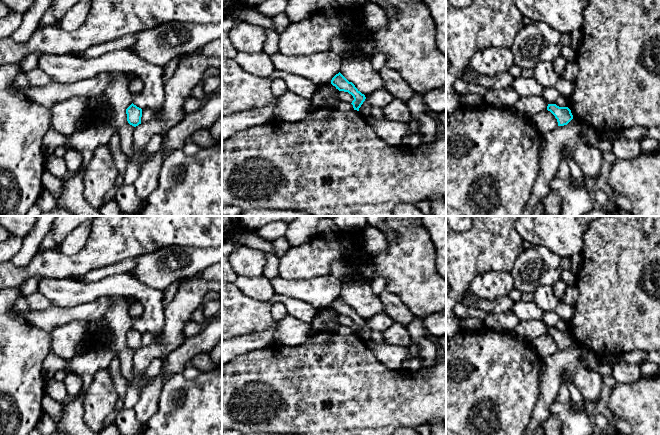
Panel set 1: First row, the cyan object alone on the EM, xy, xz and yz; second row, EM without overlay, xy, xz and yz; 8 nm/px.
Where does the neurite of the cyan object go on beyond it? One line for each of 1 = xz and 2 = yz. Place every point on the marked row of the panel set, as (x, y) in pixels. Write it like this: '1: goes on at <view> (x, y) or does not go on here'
1: does not go on here
2: does not go on here

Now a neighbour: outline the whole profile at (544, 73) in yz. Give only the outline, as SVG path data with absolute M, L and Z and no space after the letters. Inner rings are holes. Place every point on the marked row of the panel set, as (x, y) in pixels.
M539 62L533 68L534 78L544 87L555 87L559 80L559 75L555 72L552 62Z

